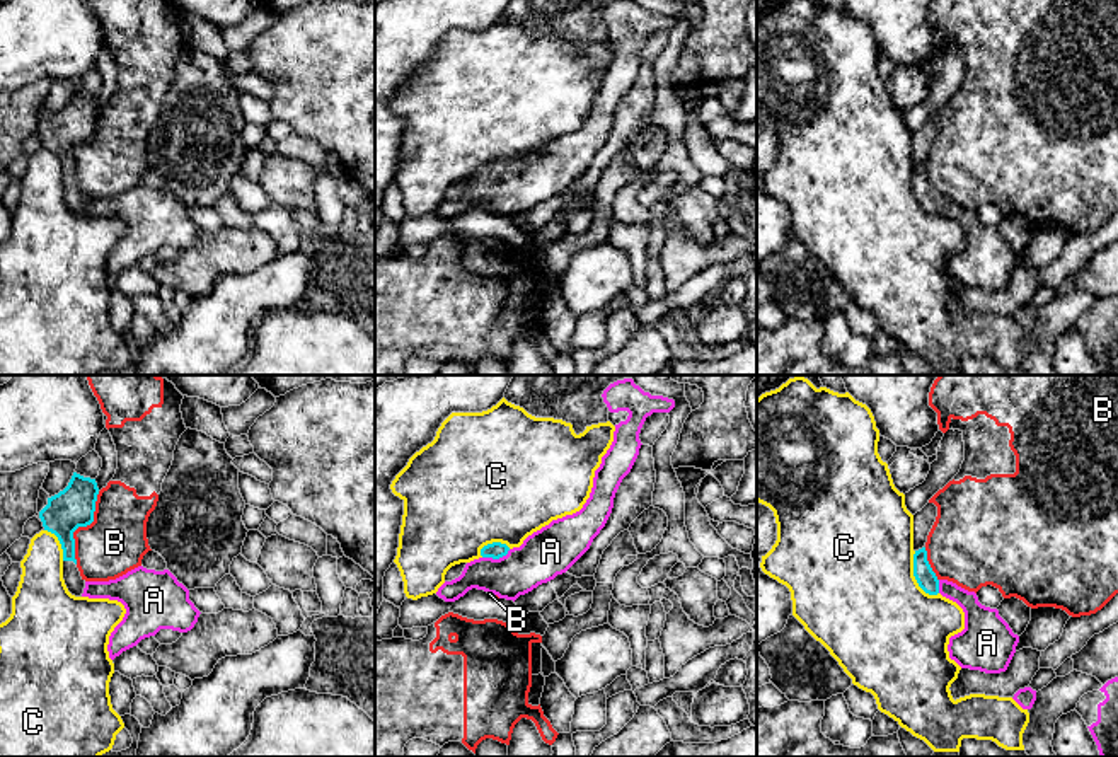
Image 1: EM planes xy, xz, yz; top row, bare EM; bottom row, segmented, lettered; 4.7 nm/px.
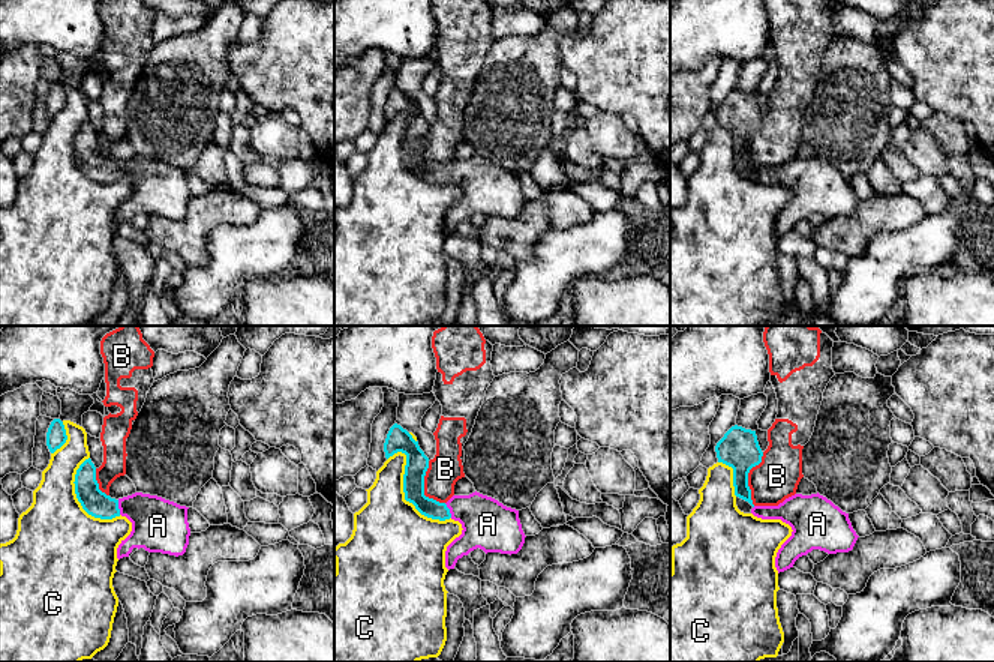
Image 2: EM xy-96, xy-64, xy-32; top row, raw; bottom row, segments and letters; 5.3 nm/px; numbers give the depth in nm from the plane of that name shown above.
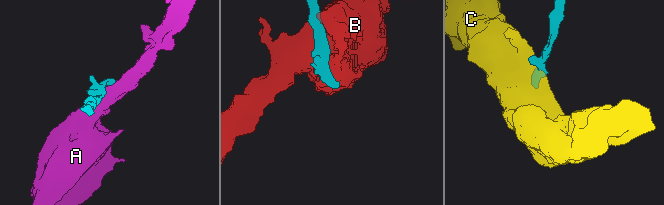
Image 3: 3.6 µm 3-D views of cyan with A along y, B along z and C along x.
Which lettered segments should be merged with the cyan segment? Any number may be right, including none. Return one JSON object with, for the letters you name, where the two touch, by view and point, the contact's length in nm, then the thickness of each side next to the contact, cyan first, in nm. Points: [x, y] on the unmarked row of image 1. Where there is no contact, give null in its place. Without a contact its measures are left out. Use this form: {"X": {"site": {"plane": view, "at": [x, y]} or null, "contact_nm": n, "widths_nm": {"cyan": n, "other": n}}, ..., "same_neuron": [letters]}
{"A": {"site": {"plane": "xz", "at": [496, 176]}, "contact_nm": 140, "widths_nm": {"cyan": 80, "other": 240}}, "same_neuron": ["A"]}

